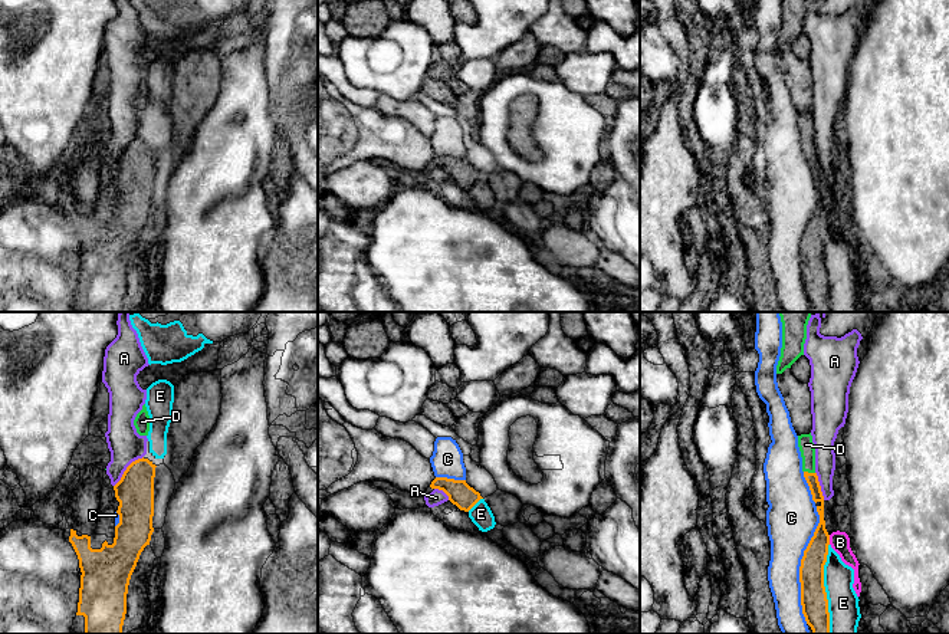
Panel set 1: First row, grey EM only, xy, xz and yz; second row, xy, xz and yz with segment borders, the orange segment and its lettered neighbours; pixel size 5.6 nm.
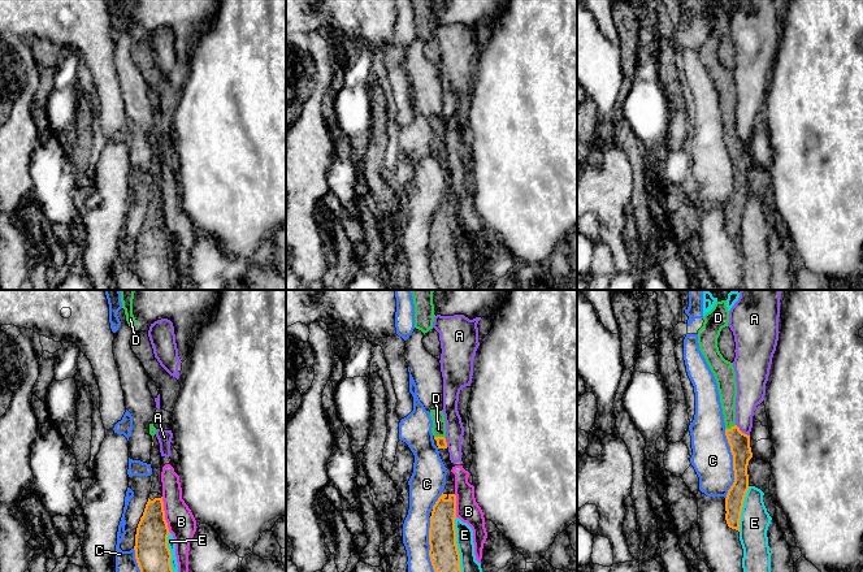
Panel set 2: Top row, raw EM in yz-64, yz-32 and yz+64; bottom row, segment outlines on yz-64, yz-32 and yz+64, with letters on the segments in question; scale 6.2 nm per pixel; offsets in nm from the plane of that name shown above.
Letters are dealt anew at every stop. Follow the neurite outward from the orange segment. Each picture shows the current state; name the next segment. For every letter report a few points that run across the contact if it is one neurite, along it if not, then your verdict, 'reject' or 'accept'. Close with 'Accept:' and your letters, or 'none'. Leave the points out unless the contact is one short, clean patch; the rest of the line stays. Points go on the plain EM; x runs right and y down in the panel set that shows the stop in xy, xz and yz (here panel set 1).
A: line xy (143, 134), (127, 145), (114, 164); reject
B: reject
C: reject
D: line yz (811, 157), (810, 151), (805, 122); accept
E: reject
Accept: D

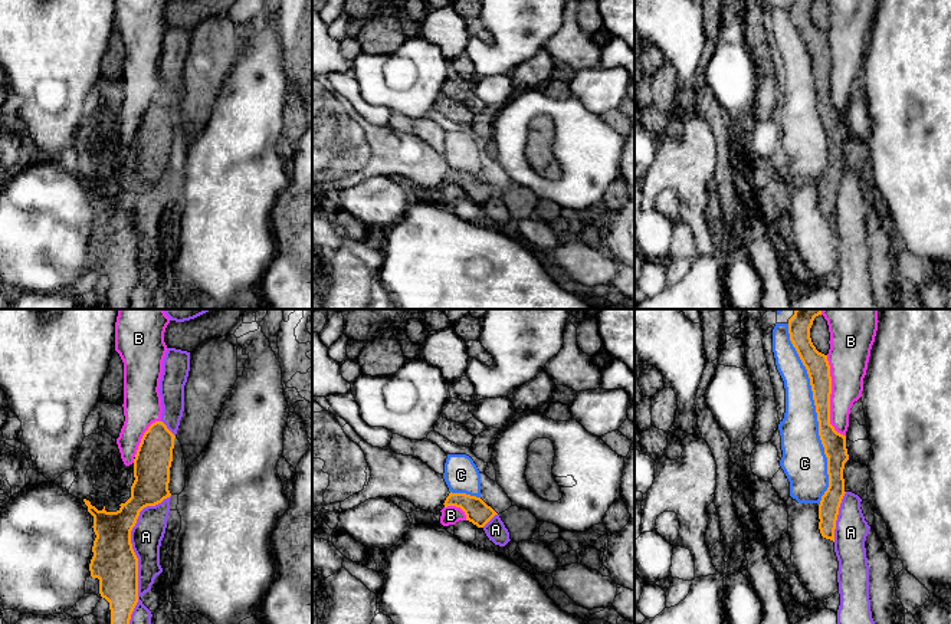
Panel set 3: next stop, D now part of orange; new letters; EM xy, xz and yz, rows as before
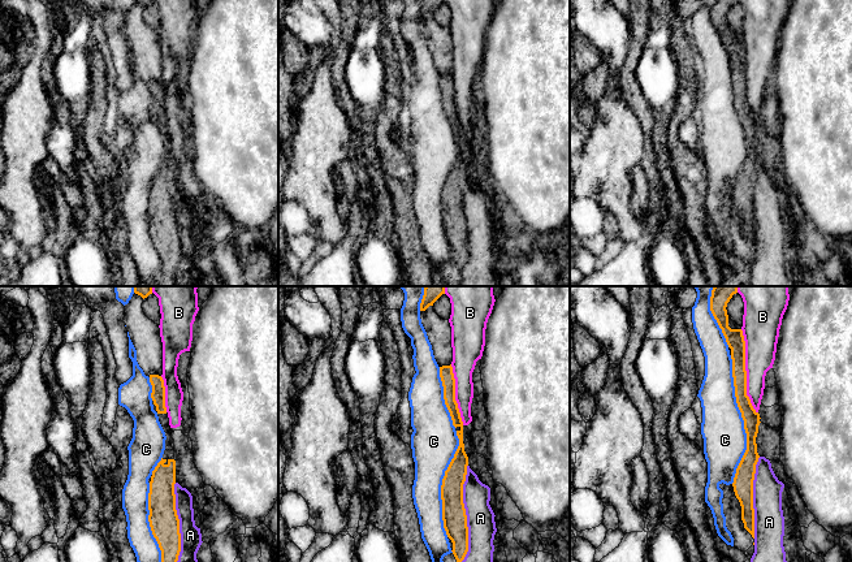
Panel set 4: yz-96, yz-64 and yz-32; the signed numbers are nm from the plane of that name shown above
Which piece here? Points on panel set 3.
A: reject
B: reject
C: reject
Accept: none

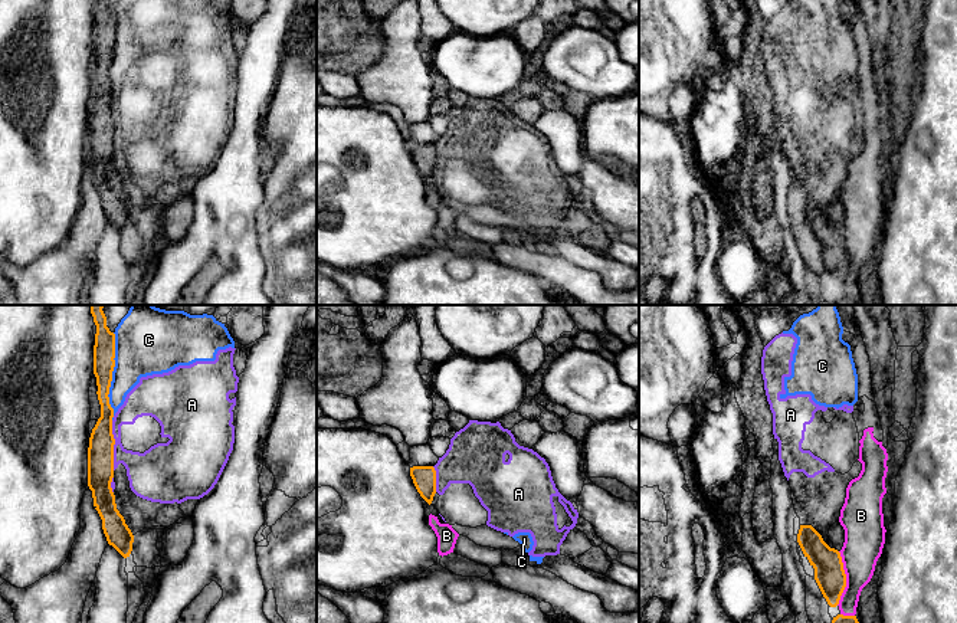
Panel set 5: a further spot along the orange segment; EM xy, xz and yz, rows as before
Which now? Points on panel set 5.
A: line xy (111, 98), (114, 147); reject
B: reject
C: reject
Accept: none

